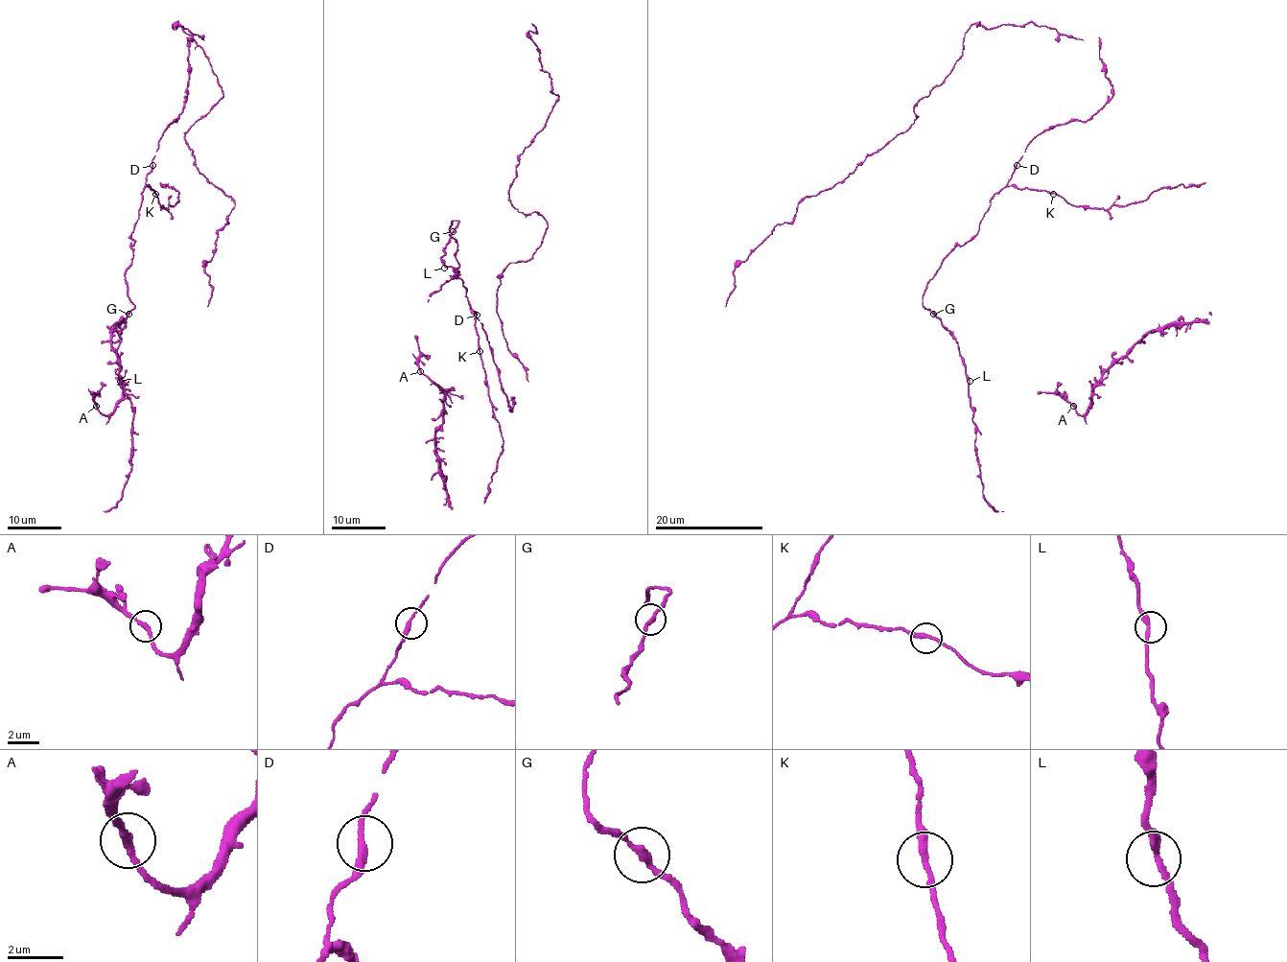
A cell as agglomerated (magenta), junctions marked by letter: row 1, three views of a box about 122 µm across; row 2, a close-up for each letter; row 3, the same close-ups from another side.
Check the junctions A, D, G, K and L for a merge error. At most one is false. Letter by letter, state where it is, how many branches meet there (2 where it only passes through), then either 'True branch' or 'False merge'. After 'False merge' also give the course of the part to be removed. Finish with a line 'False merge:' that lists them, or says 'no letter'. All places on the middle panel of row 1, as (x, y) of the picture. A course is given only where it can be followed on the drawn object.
A: Place: (420, 371). Branches: 2. True branch
D: Place: (477, 315). Branches: 2. True branch
G: Place: (453, 231). Branches: 2. True branch
K: Place: (479, 351). Branches: 2. True branch
L: Place: (444, 268). Branches: 2. True branch
False merge: no letter

